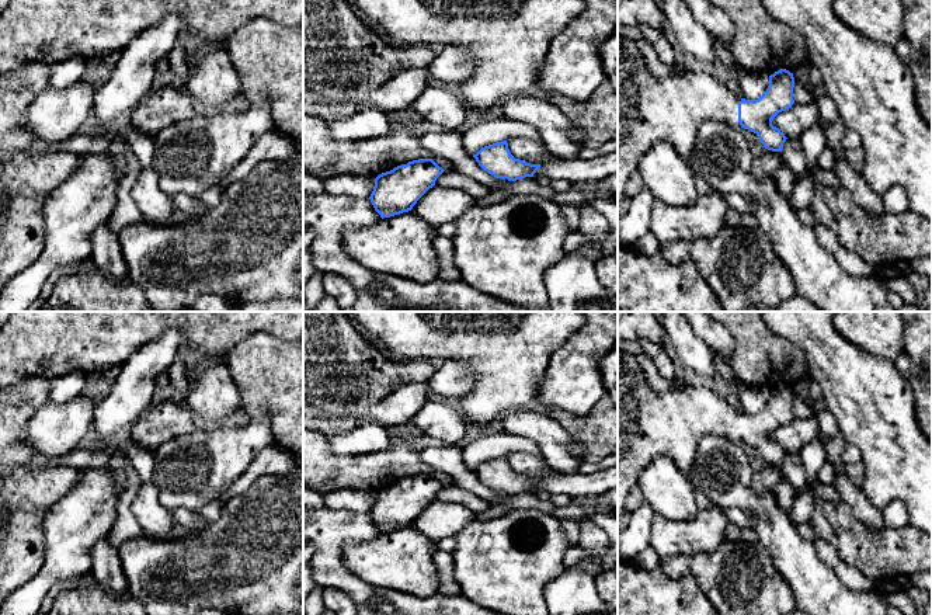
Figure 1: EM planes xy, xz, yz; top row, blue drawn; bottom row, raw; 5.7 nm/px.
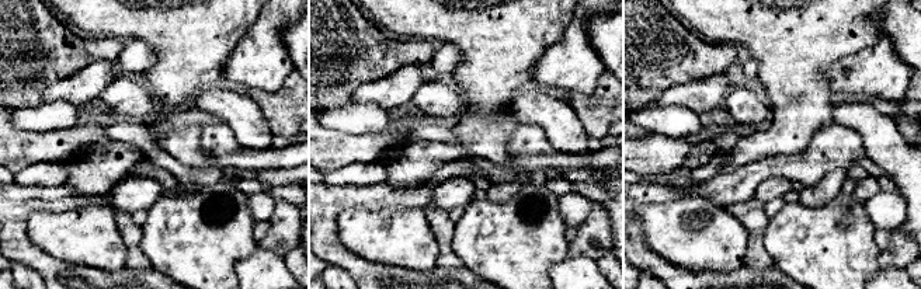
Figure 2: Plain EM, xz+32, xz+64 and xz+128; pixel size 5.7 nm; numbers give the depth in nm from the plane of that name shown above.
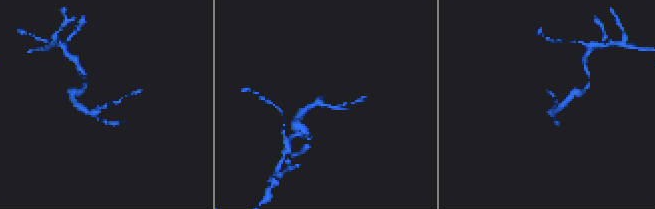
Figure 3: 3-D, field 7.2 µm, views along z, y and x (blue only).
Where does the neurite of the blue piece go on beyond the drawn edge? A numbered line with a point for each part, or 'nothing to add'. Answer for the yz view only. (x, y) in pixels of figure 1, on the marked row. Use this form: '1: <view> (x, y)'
1: yz (650, 108)

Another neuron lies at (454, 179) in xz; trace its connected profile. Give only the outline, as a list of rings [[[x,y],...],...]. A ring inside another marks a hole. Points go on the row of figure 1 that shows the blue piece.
[[[458,170],[444,171],[435,181],[435,185],[448,188],[460,188],[472,195],[476,201],[490,194],[490,188],[460,174]]]

